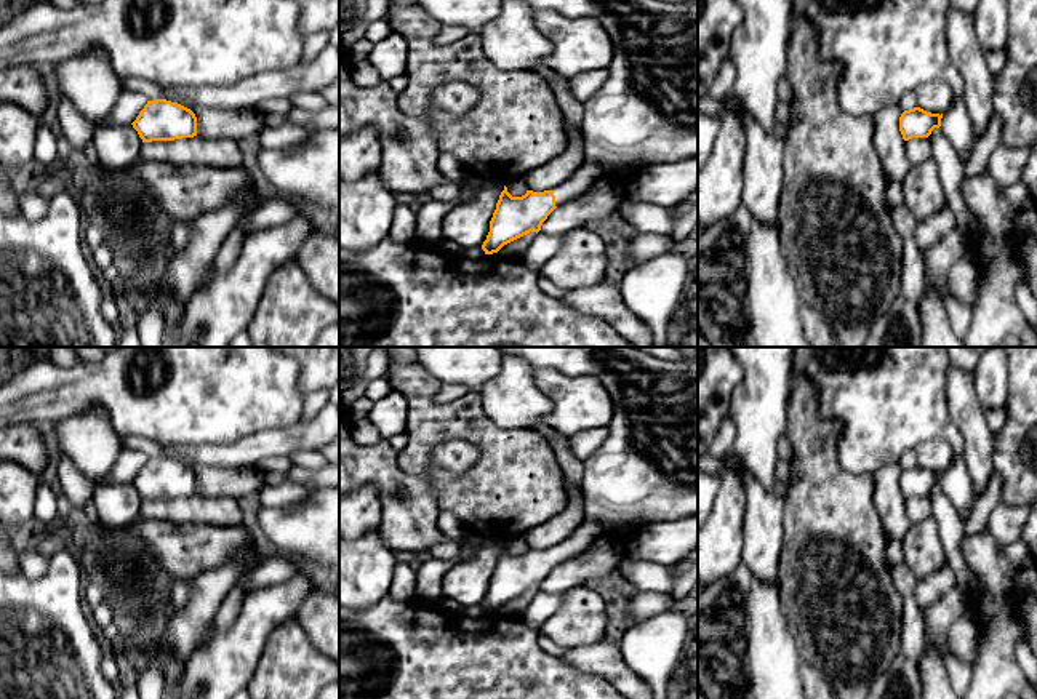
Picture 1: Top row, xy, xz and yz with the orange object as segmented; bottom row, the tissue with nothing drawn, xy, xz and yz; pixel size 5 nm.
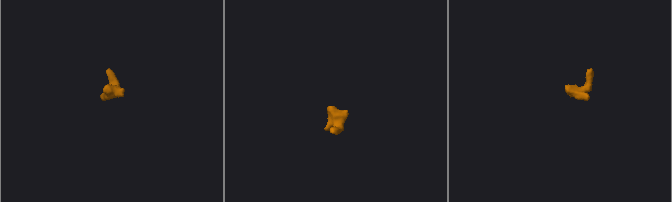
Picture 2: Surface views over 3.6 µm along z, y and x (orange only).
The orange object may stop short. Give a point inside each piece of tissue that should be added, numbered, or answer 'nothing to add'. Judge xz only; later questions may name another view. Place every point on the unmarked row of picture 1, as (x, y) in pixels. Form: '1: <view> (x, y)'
1: xz (645, 471)

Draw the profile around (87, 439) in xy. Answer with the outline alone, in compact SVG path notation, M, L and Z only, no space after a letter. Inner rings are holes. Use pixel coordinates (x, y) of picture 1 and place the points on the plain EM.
M91 405L85 411L72 413L56 422L50 433L56 449L94 481L91 499L102 526L120 531L141 517L142 497L133 483L107 481L107 473L123 448L102 406Z

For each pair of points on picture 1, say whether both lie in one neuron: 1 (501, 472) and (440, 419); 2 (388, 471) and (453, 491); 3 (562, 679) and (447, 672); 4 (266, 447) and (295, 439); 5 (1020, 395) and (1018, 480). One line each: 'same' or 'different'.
1: same
2: different
3: same
4: same
5: same

